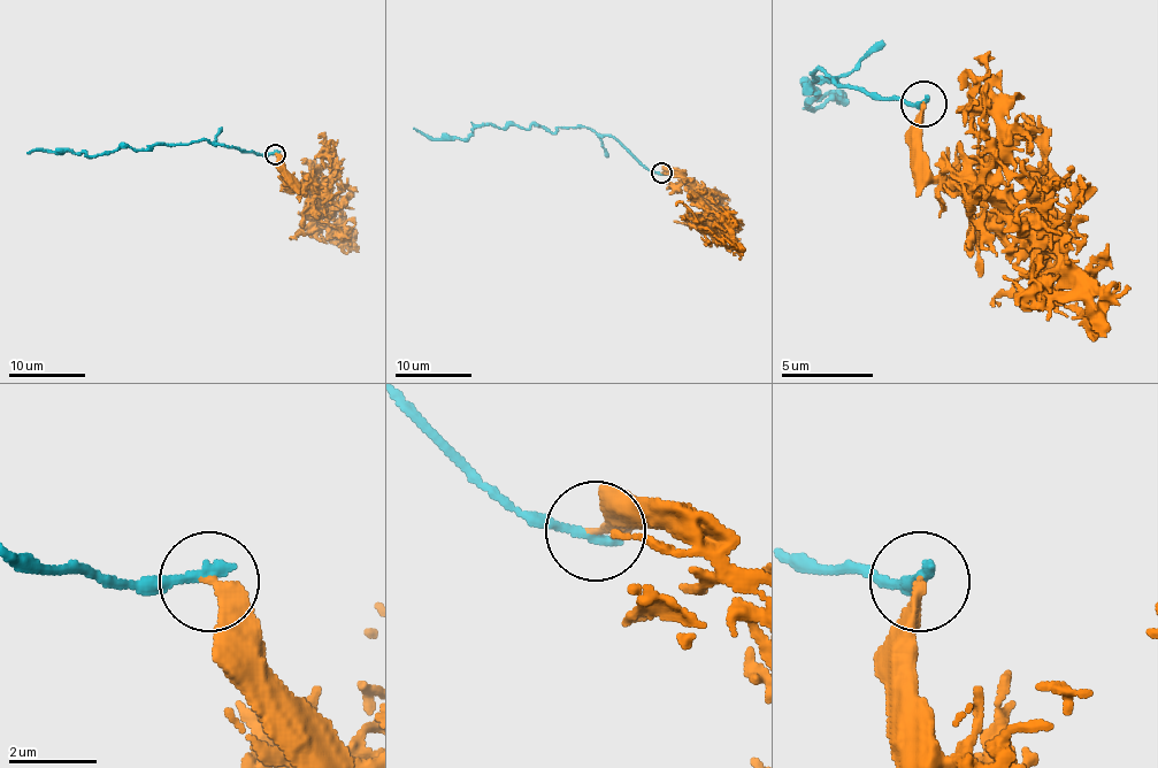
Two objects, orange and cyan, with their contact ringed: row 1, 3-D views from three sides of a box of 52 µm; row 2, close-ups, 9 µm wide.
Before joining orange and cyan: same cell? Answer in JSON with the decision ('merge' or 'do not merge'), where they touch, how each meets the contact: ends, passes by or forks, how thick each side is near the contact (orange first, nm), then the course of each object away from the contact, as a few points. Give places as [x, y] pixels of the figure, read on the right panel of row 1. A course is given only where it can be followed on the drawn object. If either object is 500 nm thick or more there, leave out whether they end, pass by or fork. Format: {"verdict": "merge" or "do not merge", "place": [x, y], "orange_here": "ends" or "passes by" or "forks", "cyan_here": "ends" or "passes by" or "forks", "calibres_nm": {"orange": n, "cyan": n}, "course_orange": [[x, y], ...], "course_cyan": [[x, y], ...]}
{"verdict": "do not merge", "place": [923, 104], "orange_here": "ends", "cyan_here": "ends", "calibres_nm": {"orange": 320, "cyan": 240}, "course_orange": [[925, 105], [920, 160], [943, 178], [979, 178], [1057, 255], [1057, 269], [1107, 338]], "course_cyan": [[925, 105], [842, 86], [823, 68], [810, 105], [842, 100], [814, 100]]}

